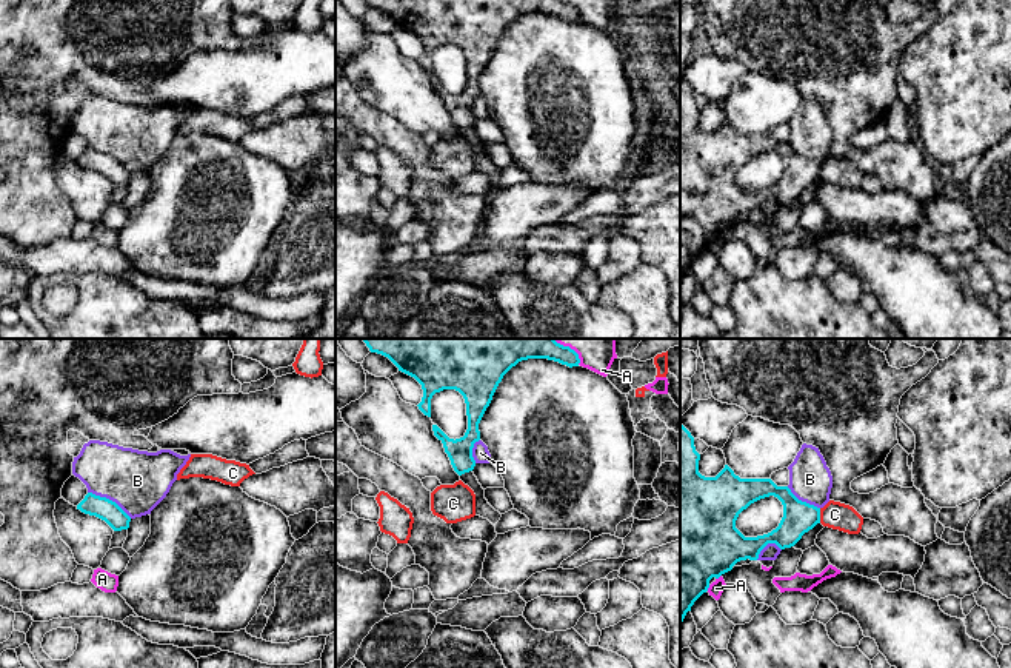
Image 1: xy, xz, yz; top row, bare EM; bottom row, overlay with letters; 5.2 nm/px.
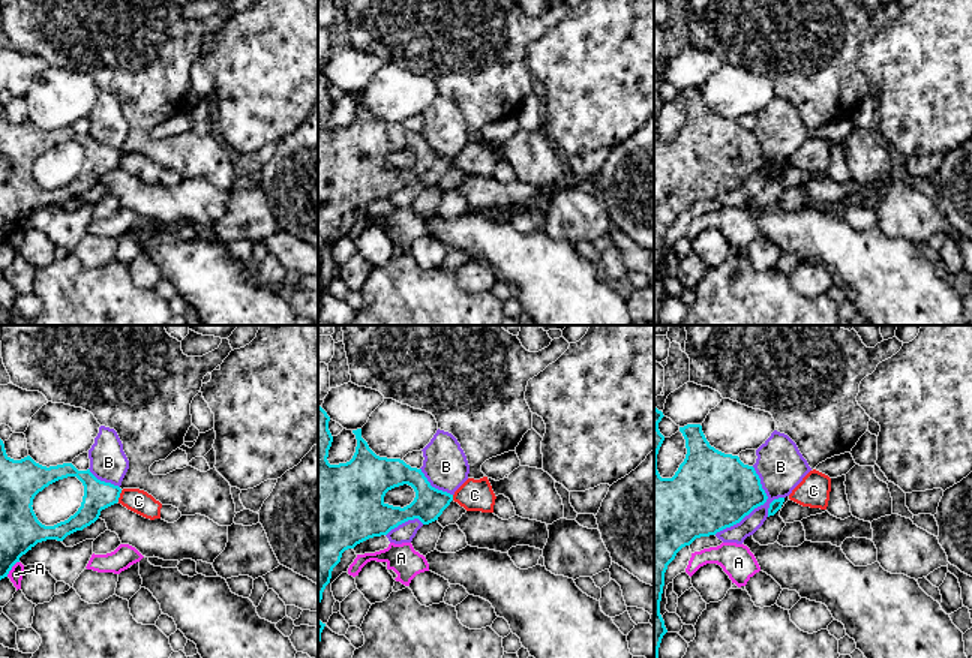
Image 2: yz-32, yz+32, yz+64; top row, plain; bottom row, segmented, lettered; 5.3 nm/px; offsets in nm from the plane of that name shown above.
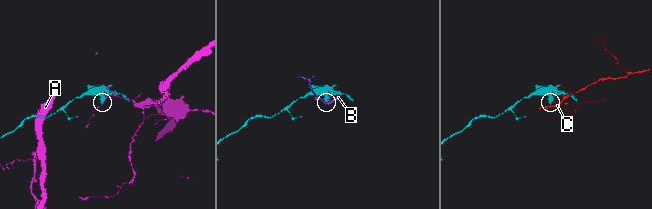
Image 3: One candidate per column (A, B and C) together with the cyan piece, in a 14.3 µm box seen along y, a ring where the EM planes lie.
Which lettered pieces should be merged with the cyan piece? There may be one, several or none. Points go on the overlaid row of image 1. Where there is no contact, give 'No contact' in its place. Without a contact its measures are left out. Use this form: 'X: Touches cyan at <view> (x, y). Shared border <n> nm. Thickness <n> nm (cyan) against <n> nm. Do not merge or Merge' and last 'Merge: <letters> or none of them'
A: Touches cyan at xz (568, 347). Shared border 200 nm. Thickness 220 nm (cyan) against 220 nm. Do not merge
B: Touches cyan at xy (108, 499). Shared border 280 nm. Thickness 120 nm (cyan) against 320 nm. Do not merge
C: Touches cyan at yz (819, 516). Shared border 80 nm. Thickness 170 nm (cyan) against 140 nm. Do not merge
Merge: none of them

